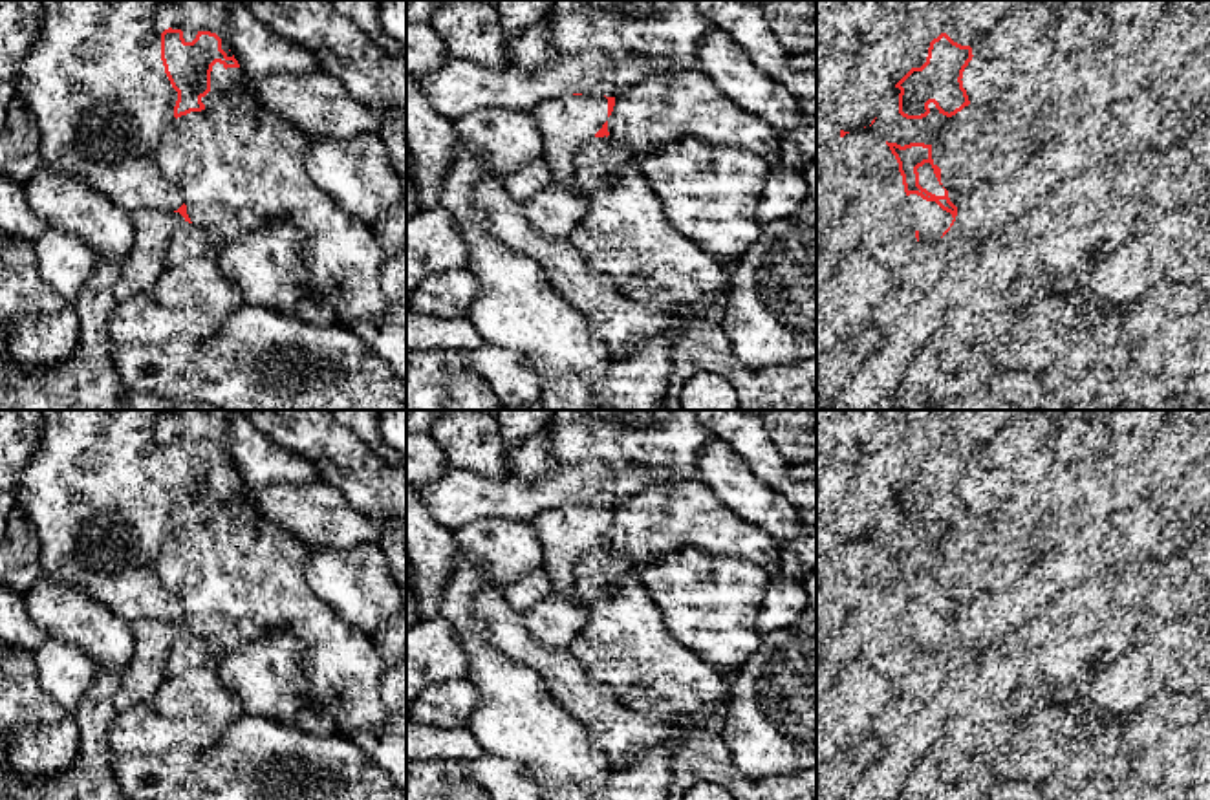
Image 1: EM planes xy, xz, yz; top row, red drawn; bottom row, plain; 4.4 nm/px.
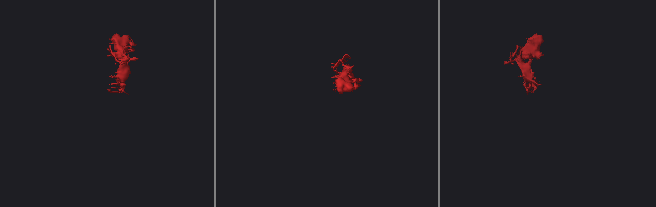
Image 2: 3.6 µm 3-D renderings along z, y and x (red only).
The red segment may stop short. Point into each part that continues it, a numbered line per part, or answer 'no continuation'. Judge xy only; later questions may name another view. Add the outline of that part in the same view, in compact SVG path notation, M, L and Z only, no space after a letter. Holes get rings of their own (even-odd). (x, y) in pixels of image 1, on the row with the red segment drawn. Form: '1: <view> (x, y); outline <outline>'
1: xy (96, 90); outline M40 0L42 35L15 79L13 99L29 114L38 134L40 168L81 179L128 214L135 211L178 211L185 203L183 192L167 179L156 161L156 148L170 137L168 128L176 121L174 106L178 101L178 92L172 88L161 60L161 35L154 31L156 5L157 0Z

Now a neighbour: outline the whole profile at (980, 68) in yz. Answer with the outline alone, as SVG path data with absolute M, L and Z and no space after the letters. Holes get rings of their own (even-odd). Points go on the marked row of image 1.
M972 57L961 81L970 103L983 108L996 101L1009 79L1010 68L1007 60Z

